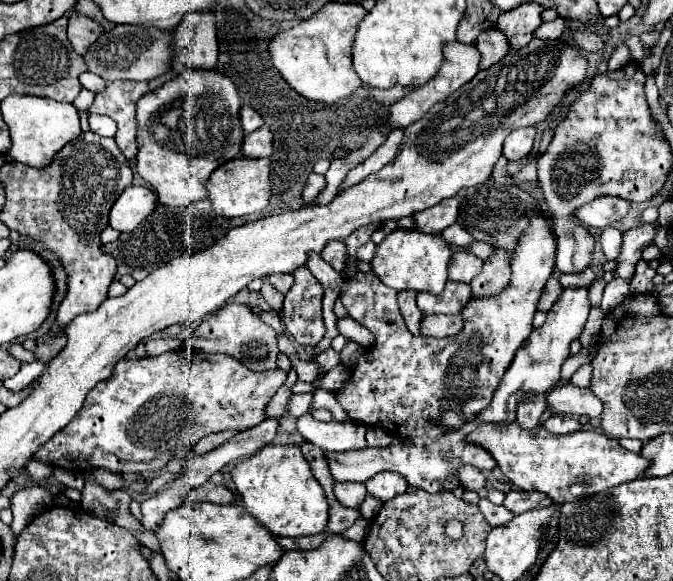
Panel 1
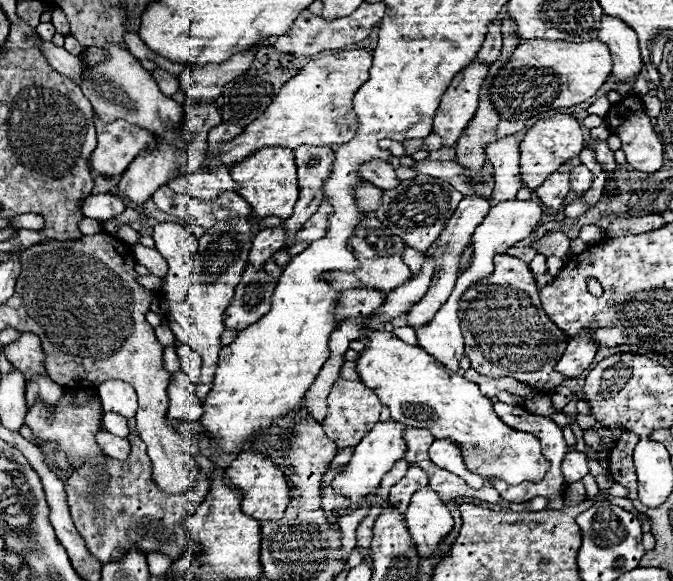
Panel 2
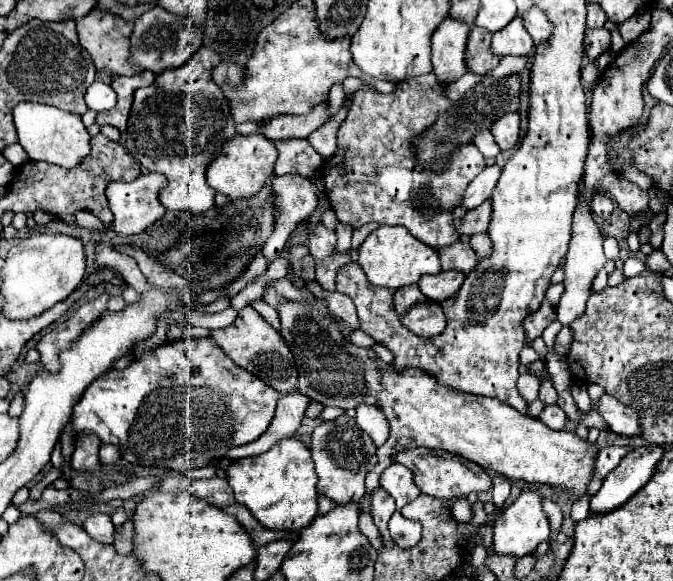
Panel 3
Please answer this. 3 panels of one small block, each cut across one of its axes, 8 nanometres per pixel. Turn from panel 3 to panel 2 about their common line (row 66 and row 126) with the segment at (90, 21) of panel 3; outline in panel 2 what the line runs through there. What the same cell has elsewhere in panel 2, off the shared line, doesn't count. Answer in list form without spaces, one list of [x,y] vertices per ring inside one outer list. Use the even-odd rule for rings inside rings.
[[[96,118],[96,132],[98,146],[90,156],[90,164],[96,172],[106,176],[122,174],[146,146],[154,146],[154,136],[150,132],[128,124],[126,120],[102,124]]]

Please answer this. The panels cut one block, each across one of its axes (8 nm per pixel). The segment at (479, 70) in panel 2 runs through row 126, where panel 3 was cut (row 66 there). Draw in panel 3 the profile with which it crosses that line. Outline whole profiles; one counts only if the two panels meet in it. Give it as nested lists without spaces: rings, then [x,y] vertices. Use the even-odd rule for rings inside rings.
[[[446,16],[442,26],[436,28],[432,36],[432,66],[442,84],[450,84],[466,74],[464,50],[468,34],[470,26],[450,16]]]

